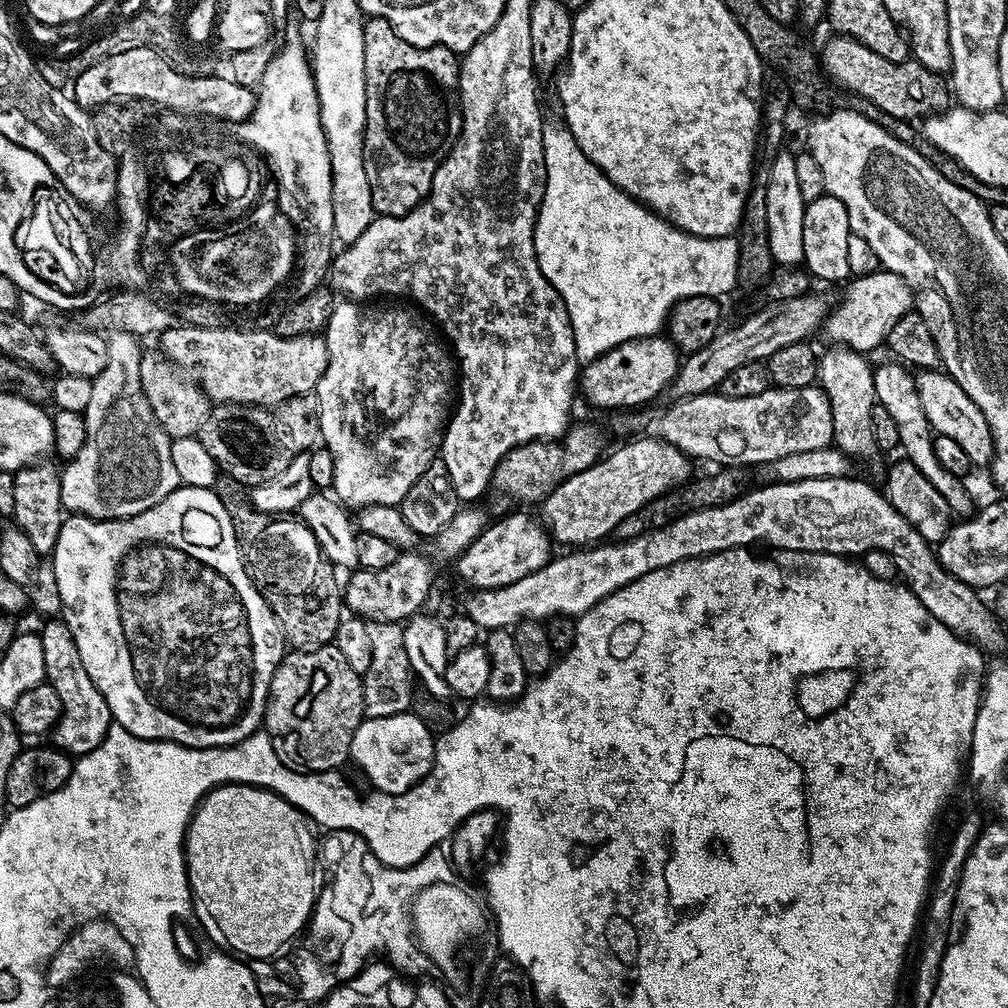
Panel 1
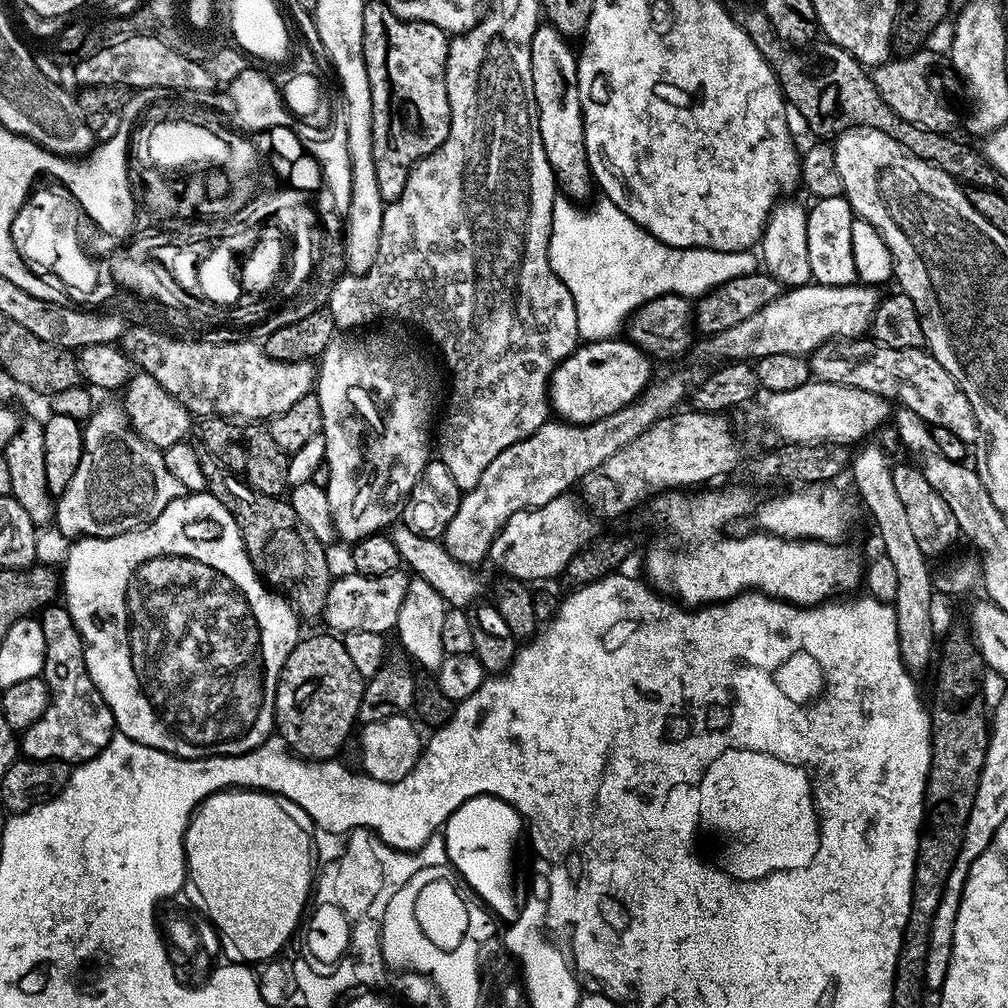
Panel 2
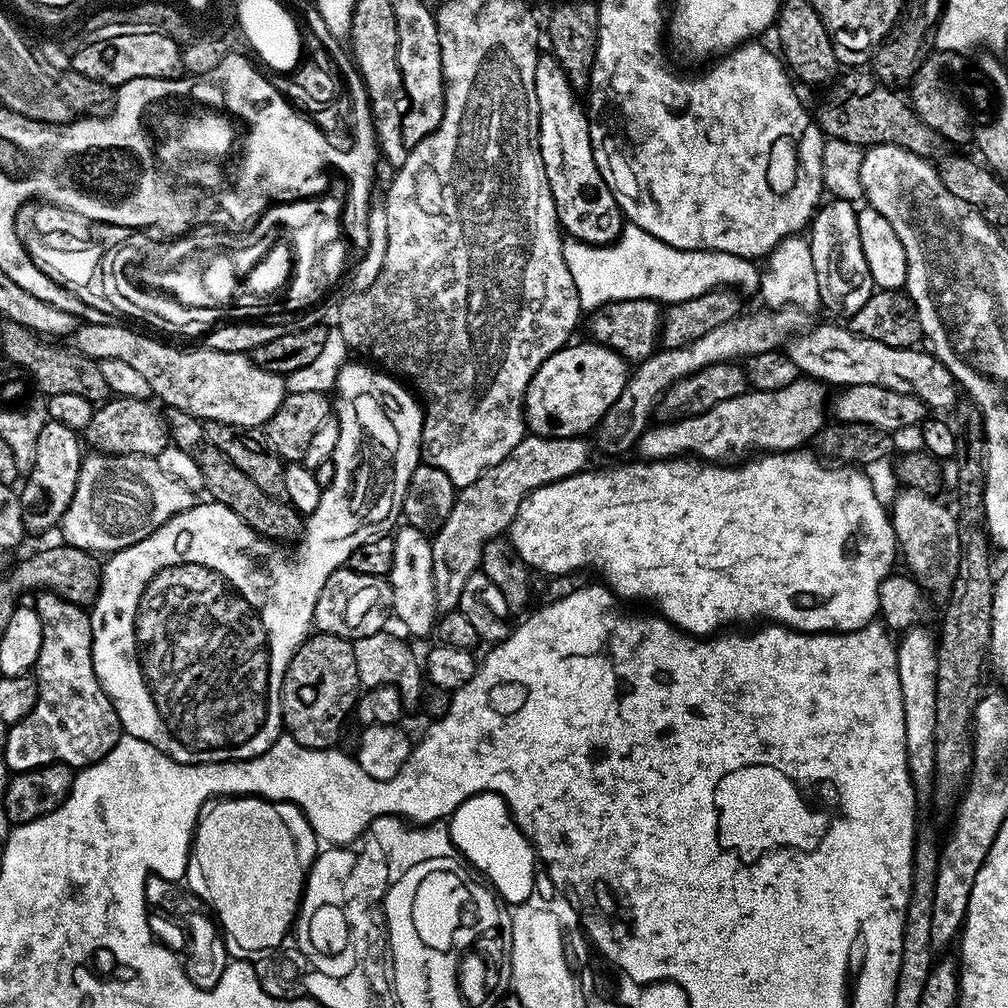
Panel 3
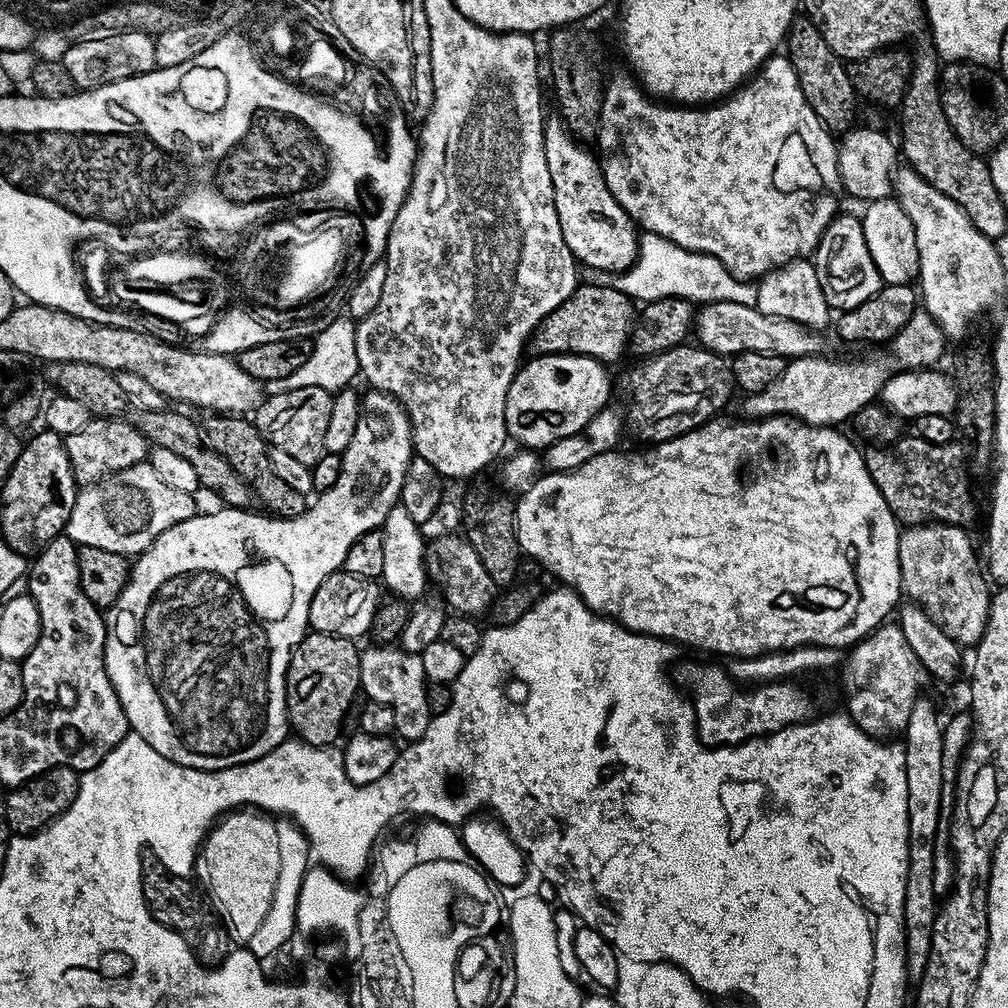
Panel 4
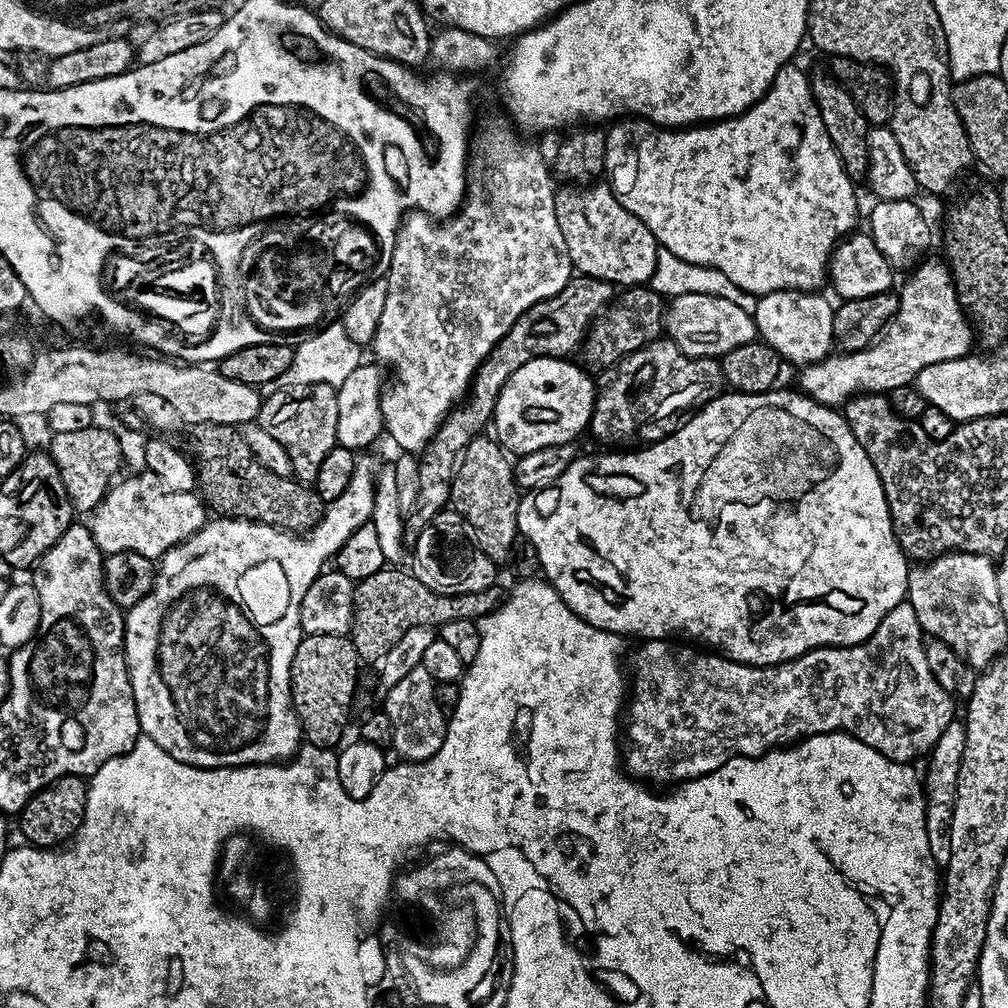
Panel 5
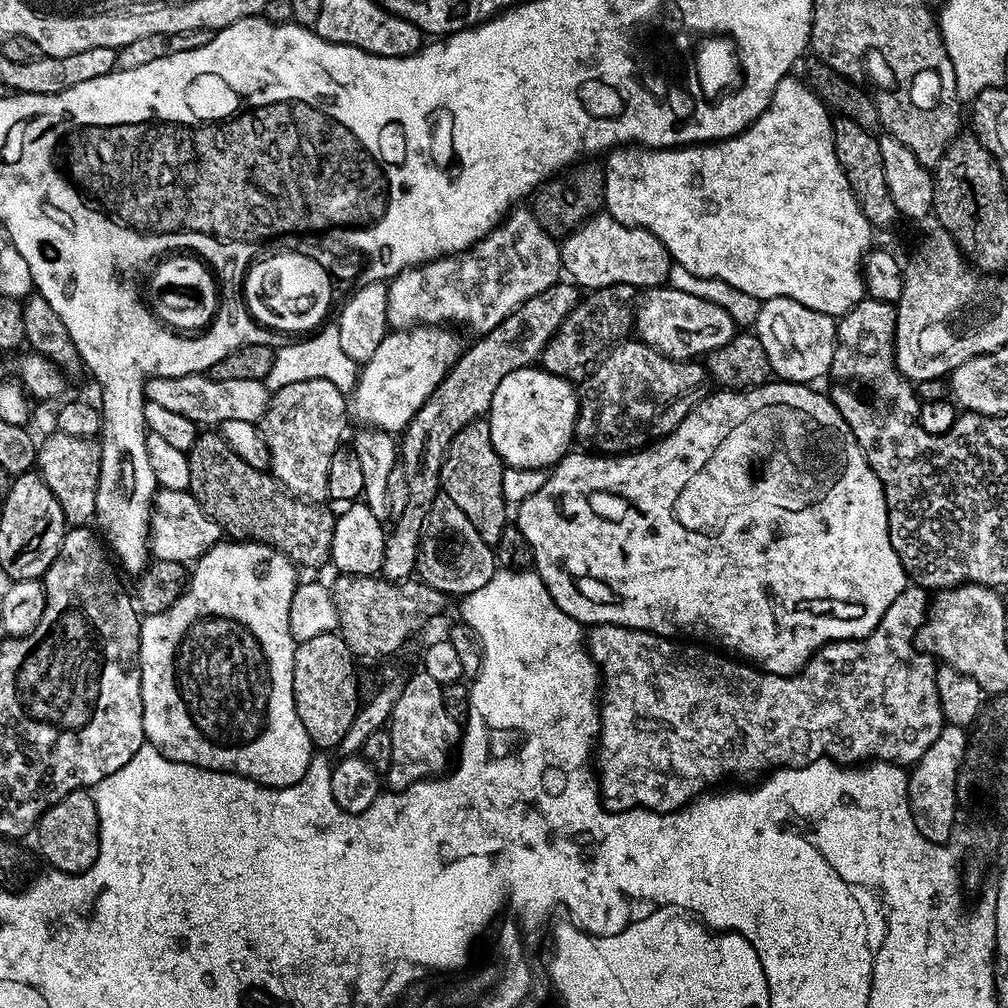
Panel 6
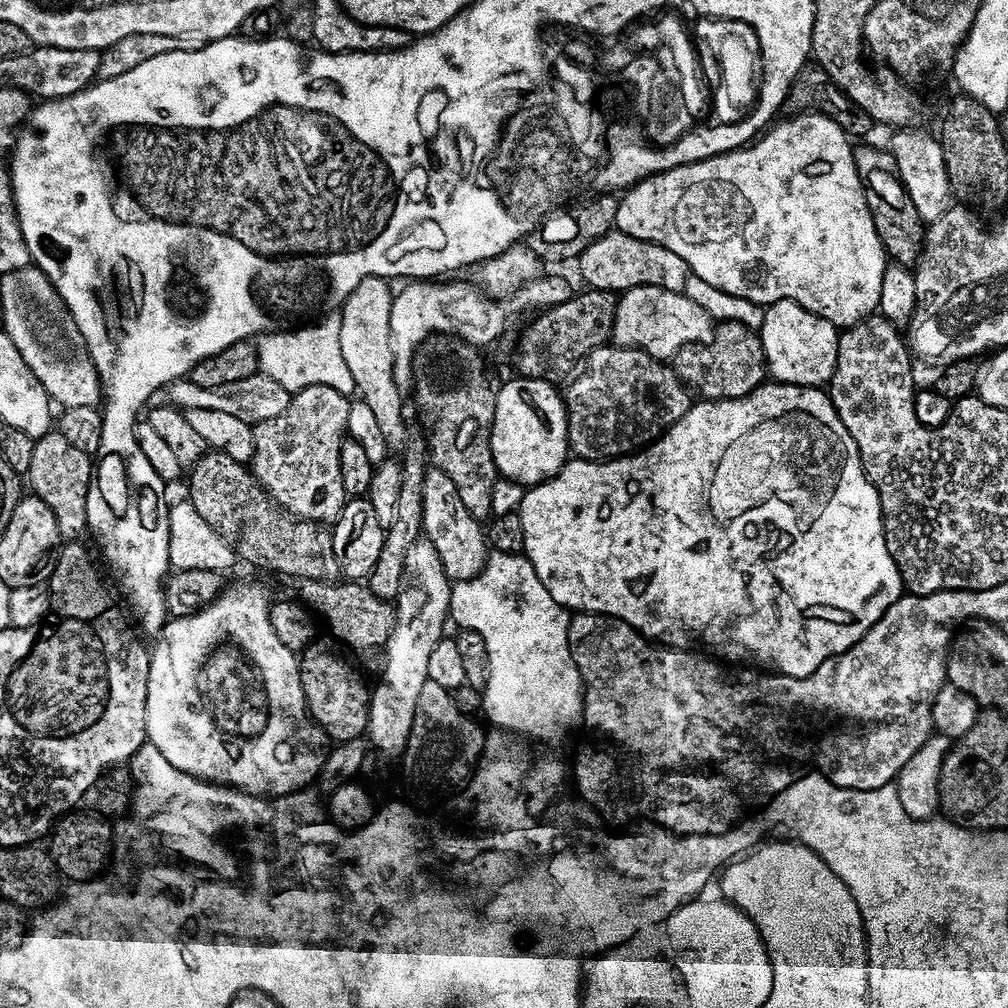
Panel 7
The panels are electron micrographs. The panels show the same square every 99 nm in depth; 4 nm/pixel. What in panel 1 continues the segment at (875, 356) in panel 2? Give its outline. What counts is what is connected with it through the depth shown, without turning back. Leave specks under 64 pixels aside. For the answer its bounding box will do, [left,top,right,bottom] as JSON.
[915,370,993,467]

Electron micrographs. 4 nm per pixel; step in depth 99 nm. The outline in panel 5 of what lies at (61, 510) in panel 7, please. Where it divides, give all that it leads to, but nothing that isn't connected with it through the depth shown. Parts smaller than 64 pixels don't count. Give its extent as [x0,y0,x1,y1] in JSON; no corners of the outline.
[46,426,124,514]

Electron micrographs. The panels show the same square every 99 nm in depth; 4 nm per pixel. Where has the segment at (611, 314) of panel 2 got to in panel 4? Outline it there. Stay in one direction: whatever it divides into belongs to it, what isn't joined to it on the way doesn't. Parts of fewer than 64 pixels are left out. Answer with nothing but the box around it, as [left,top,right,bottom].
[611,232,756,307]

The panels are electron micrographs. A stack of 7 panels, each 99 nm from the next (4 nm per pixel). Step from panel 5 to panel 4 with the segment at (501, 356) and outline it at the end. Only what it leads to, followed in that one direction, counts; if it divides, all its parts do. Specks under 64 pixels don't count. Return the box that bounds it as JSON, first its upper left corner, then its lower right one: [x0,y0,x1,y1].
[530,283,638,366]

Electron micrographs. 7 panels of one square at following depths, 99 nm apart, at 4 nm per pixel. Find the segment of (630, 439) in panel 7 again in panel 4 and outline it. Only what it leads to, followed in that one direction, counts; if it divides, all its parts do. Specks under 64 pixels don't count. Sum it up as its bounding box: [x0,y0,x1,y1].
[626,342,736,446]

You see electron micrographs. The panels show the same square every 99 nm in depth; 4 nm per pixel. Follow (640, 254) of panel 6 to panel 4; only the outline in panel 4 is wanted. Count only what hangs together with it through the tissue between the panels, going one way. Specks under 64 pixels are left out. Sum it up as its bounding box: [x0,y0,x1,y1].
[544,118,640,274]

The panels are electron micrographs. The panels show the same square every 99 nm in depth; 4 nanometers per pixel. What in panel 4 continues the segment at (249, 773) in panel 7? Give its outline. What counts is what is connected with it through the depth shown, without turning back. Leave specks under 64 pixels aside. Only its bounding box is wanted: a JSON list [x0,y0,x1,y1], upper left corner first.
[104,408,414,772]

